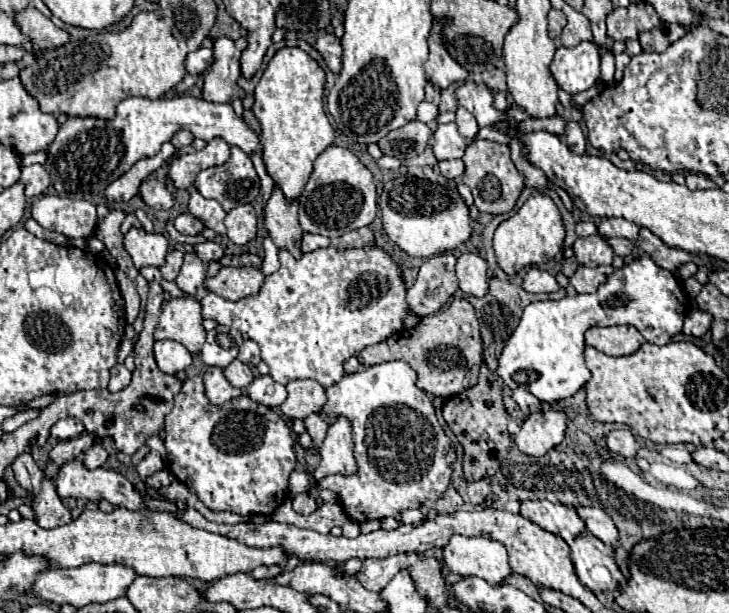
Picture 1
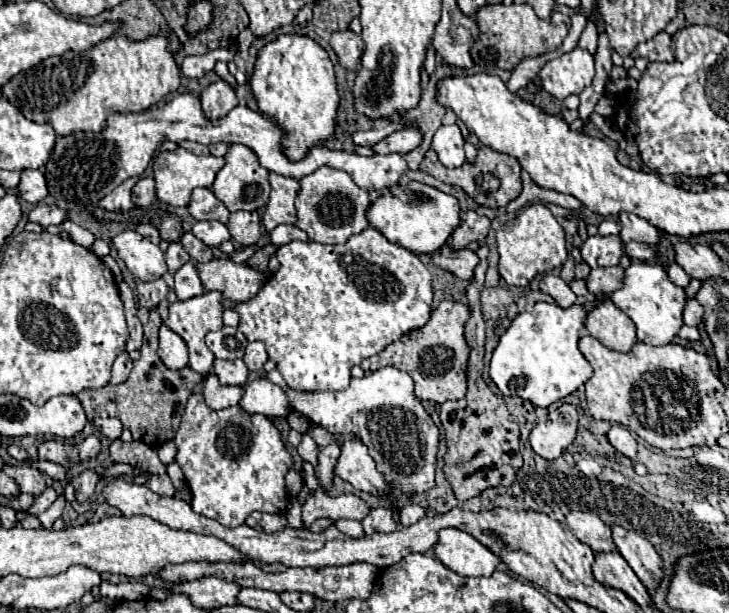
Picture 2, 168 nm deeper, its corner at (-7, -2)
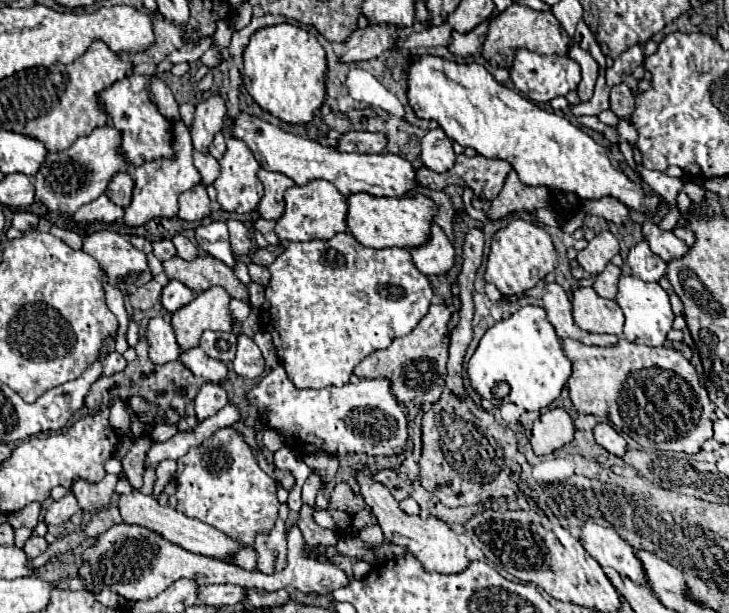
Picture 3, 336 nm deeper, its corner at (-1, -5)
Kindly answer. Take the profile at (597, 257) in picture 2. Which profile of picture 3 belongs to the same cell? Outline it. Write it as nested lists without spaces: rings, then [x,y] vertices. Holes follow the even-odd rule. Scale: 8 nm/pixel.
[[[605,230],[589,240],[589,246],[577,254],[577,262],[591,276],[597,276],[599,272],[603,272],[603,268],[611,262],[615,254],[619,254],[619,242],[609,230]]]

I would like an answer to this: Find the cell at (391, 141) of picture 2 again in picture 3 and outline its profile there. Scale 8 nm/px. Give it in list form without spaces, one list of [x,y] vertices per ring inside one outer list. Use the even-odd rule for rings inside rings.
[[[347,132],[339,138],[337,150],[341,152],[365,152],[365,154],[381,154],[387,148],[387,140],[381,134],[373,132]]]

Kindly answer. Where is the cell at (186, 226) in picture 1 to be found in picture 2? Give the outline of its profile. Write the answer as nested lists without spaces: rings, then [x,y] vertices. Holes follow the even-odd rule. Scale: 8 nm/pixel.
[[[197,221],[193,225],[193,235],[209,247],[219,247],[223,241],[231,239],[227,227],[219,221]]]

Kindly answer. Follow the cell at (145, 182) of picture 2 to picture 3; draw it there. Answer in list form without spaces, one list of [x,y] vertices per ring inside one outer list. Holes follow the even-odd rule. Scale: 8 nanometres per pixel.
[[[119,172],[113,176],[113,180],[109,182],[105,194],[121,208],[129,206],[129,200],[133,196],[133,178],[127,172]]]

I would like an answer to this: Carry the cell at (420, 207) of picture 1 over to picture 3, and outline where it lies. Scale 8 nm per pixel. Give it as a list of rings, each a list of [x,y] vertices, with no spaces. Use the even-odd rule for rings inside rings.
[[[353,194],[347,198],[347,228],[349,232],[369,248],[419,248],[429,242],[429,228],[433,224],[433,212],[437,204],[429,196],[401,196],[401,198],[375,198],[369,194]]]

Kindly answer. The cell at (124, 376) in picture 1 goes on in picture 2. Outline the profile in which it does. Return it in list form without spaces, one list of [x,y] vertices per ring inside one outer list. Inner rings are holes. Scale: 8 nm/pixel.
[[[119,353],[119,357],[115,359],[113,363],[113,371],[111,371],[111,383],[123,383],[129,373],[131,373],[131,367],[133,367],[133,361],[129,357],[129,353]]]

